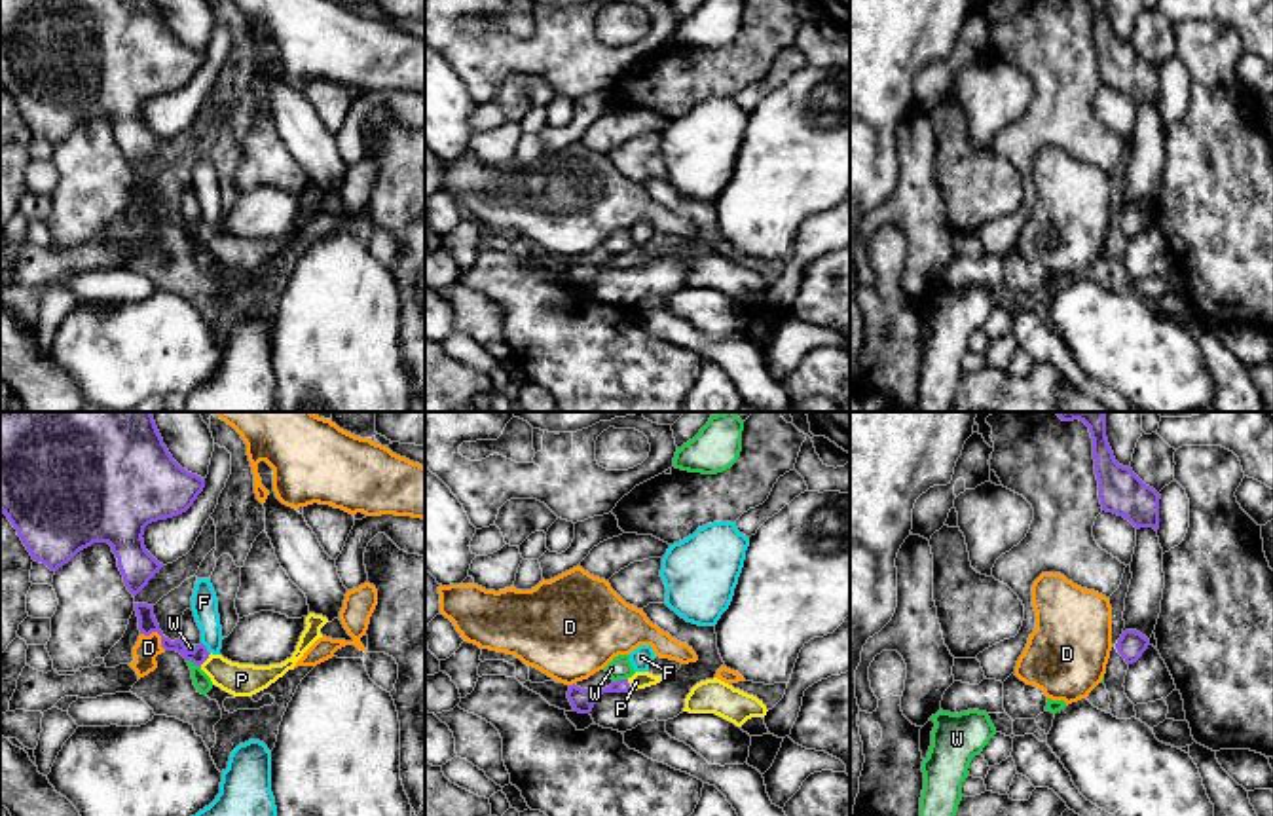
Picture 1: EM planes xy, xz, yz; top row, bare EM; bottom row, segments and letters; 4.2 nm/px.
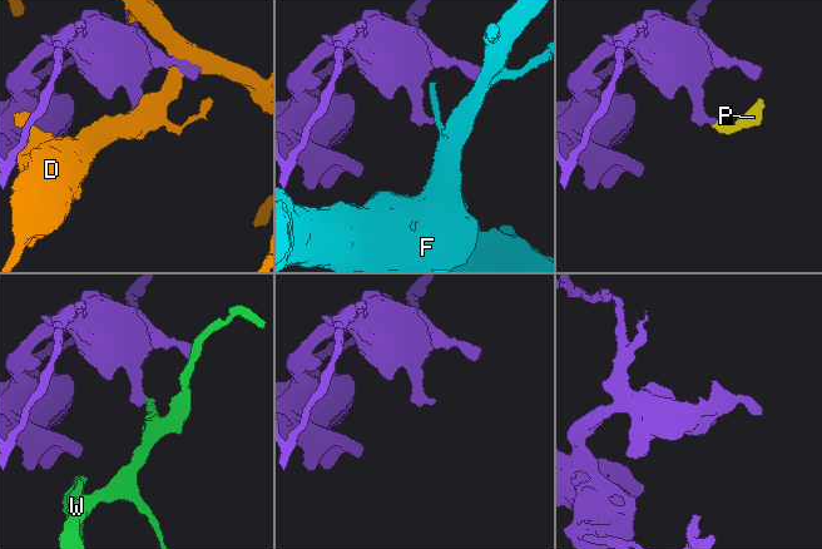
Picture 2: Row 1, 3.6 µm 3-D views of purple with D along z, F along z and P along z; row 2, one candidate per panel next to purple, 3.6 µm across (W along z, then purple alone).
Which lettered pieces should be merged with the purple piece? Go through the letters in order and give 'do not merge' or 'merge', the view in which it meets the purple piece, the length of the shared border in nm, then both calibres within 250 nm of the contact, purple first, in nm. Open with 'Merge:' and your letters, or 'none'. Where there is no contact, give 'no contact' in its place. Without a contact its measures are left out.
Merge: P
D: do not merge | xy | 130 nm | 80/100 nm
F: do not merge | xy | 70 nm | 70/110 nm
P: merge | xy | 80 nm | 70/140 nm
W: do not merge | xy | 70 nm | 70/70 nm

